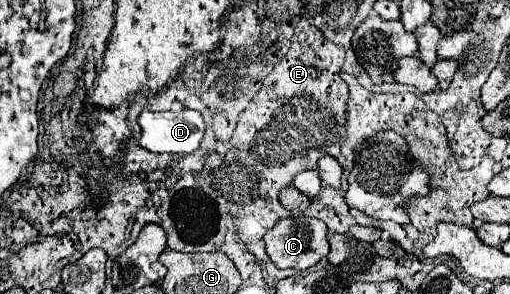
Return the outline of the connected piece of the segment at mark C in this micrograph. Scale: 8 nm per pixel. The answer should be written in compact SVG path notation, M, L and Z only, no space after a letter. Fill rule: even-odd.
M295 216L295 218L281 218L265 236L265 252L277 268L297 268L307 270L309 266L317 264L321 258L329 254L327 242L327 226L317 218Z

